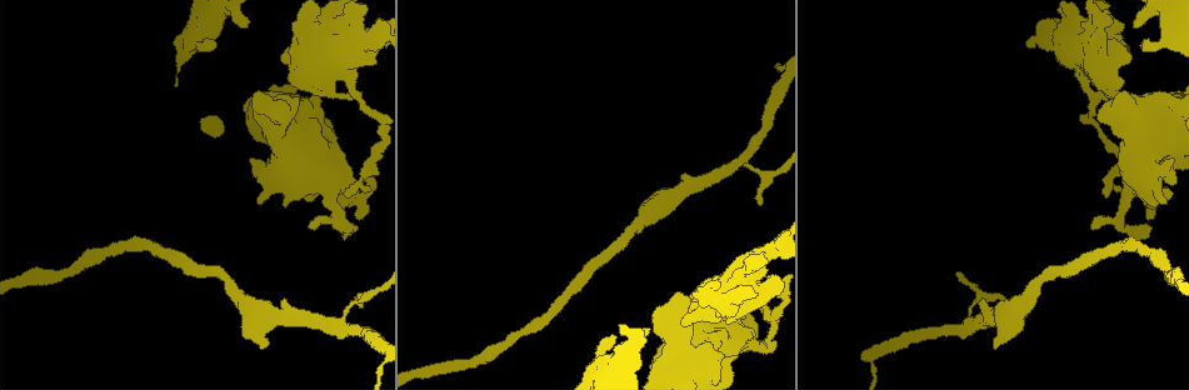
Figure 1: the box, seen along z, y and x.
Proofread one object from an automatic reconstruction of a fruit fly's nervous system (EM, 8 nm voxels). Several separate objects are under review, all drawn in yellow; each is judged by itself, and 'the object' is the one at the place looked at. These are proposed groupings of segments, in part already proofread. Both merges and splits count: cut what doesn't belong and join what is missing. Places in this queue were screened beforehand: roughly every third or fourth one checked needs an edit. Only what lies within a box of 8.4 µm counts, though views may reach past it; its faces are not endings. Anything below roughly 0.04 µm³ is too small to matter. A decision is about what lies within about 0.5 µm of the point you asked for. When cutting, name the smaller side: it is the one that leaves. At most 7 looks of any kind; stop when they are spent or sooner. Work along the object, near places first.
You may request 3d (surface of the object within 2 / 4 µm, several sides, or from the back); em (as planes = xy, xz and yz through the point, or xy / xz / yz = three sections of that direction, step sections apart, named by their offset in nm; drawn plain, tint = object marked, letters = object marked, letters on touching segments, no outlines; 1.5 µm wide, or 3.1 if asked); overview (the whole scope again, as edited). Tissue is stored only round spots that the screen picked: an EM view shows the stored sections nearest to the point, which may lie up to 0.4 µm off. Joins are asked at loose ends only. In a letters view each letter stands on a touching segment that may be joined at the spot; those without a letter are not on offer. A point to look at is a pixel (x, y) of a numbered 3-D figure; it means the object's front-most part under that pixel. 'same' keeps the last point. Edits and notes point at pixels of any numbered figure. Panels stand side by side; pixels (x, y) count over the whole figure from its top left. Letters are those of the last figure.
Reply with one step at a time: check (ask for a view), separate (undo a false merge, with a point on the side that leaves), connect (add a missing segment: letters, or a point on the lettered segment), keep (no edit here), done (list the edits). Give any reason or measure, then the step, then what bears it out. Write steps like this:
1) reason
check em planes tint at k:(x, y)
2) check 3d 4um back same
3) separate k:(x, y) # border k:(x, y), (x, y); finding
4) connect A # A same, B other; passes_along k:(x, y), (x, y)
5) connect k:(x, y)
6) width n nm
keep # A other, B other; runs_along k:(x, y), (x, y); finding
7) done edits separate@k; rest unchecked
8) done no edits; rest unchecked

free end
check 3d 2um at 1:(1062, 63)

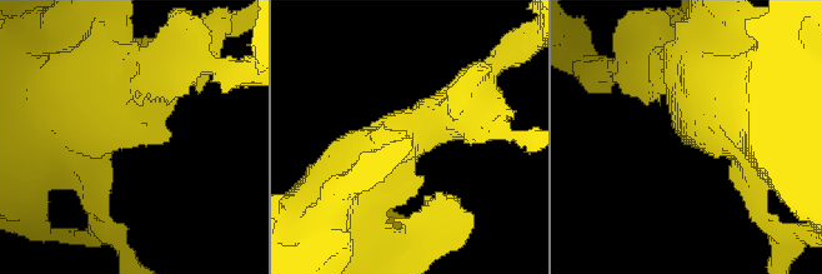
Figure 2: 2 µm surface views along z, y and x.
now the EM
check em xy step 4 letters at 2:(684, 140)

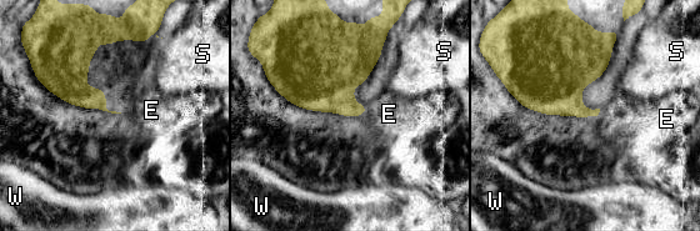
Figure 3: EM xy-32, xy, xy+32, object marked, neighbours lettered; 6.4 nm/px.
another direction
check em planes letters same

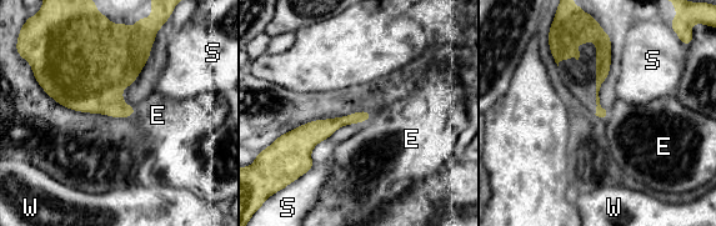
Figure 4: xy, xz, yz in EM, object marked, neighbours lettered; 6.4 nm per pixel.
keep # E other, S other, W other; border 4:(372, 115), (362, 122); none of them fits

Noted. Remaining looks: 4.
free end
check 3d 2um at 1:(316, 227)

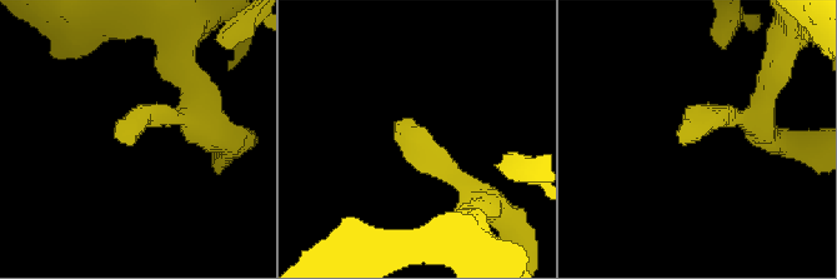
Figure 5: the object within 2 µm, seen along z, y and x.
check em yz step 4 letters at 5:(414, 127)

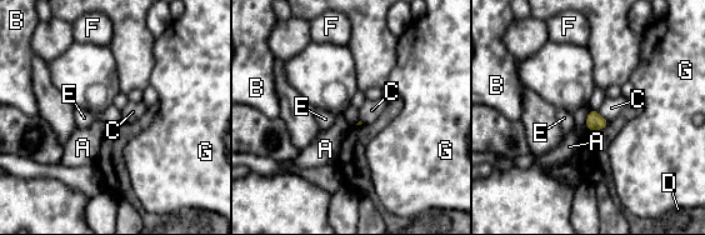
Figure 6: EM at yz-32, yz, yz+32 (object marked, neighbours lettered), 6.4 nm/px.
check em xy step 4 letters same

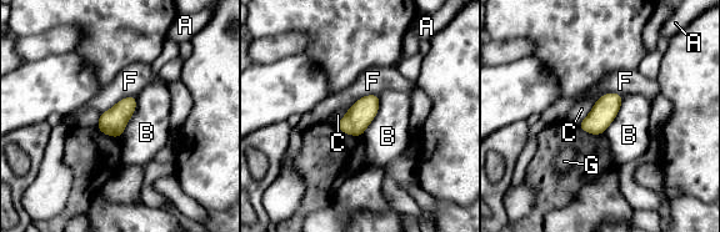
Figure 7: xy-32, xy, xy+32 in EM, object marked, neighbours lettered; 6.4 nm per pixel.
width 160 nm
keep # A other, B other, C other, F other, G other; border 7:(136, 96), (136, 109), (120, 136); no lettered segment goes on from it

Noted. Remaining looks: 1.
done no edits; rest unchecked

